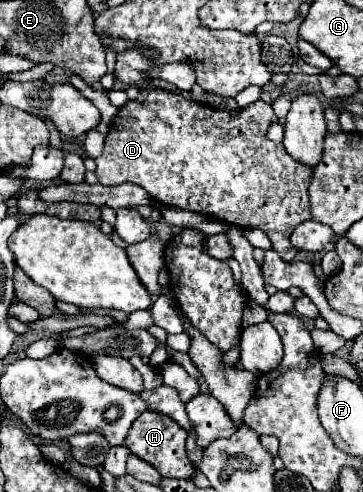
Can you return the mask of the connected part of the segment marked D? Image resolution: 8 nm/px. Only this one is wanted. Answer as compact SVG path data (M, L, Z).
M143 88L137 100L129 100L119 108L105 138L103 154L95 160L95 174L103 186L133 182L143 186L151 198L167 206L213 216L239 228L259 228L269 236L273 250L285 262L291 262L297 256L297 250L289 240L291 232L297 224L311 218L307 196L311 168L293 160L281 144L273 144L267 138L271 120L273 108L261 98L247 108L229 112L215 110L209 104L187 100L181 94L161 88Z

